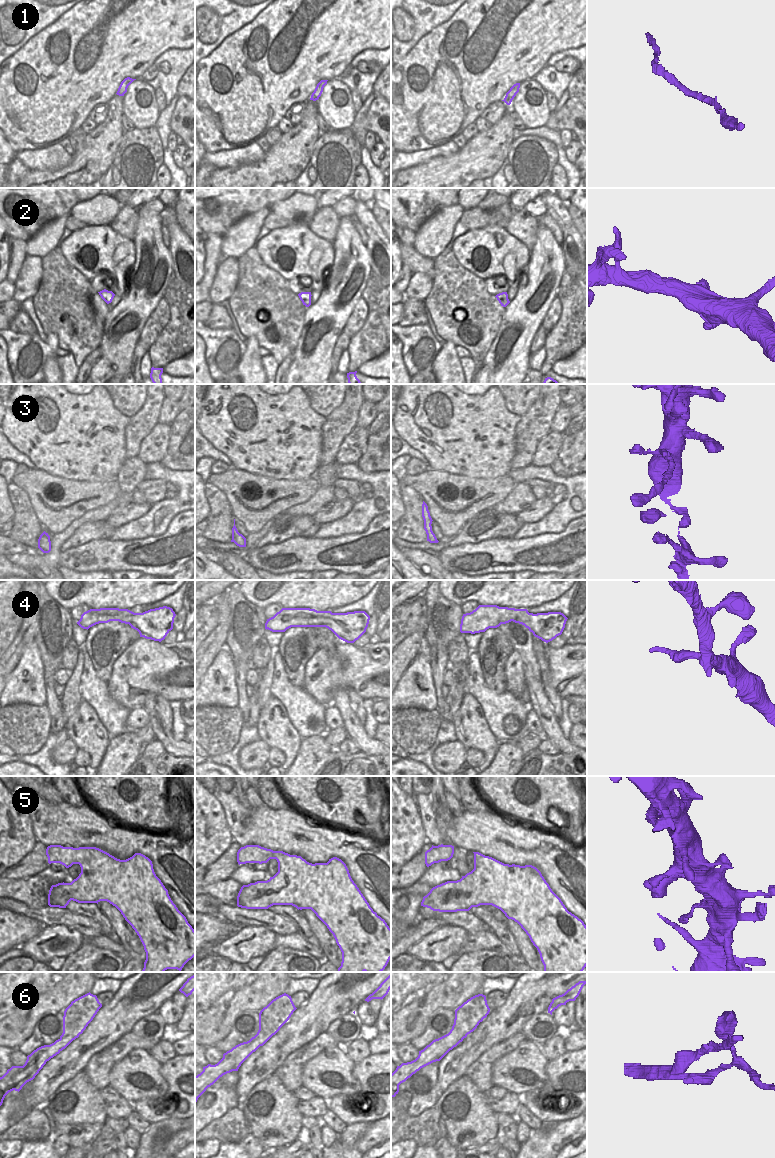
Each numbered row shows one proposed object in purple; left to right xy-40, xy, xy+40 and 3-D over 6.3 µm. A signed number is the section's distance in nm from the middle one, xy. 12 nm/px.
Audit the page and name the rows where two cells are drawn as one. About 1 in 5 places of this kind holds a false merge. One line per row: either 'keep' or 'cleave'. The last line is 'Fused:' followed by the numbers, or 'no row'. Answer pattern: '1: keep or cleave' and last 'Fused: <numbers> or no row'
1: keep
2: keep
3: cleave
4: keep
5: keep
6: cleave
Fused: 3, 6

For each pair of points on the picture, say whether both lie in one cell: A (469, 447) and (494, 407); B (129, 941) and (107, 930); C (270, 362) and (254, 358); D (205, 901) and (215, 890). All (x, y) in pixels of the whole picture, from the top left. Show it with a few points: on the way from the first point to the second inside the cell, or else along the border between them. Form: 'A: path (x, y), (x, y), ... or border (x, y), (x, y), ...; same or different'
A: path (469, 437), (471, 430), (484, 417); same
B: border (103, 914), (120, 941); different
C: border (261, 357), (261, 365), (266, 373); different
D: border (205, 894), (216, 897), (222, 903); different

